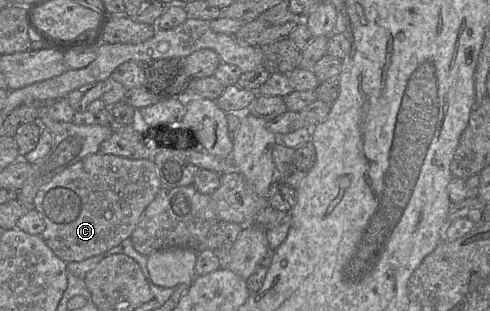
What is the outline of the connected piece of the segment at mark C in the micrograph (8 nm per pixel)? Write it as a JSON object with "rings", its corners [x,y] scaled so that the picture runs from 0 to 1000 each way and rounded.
{"rings":[[[206,489],[180,498],[112,563],[80,608],[67,666],[94,720],[84,762],[108,814],[133,842],[169,839],[206,817],[267,762],[290,685],[329,601],[310,508],[265,511]]]}

